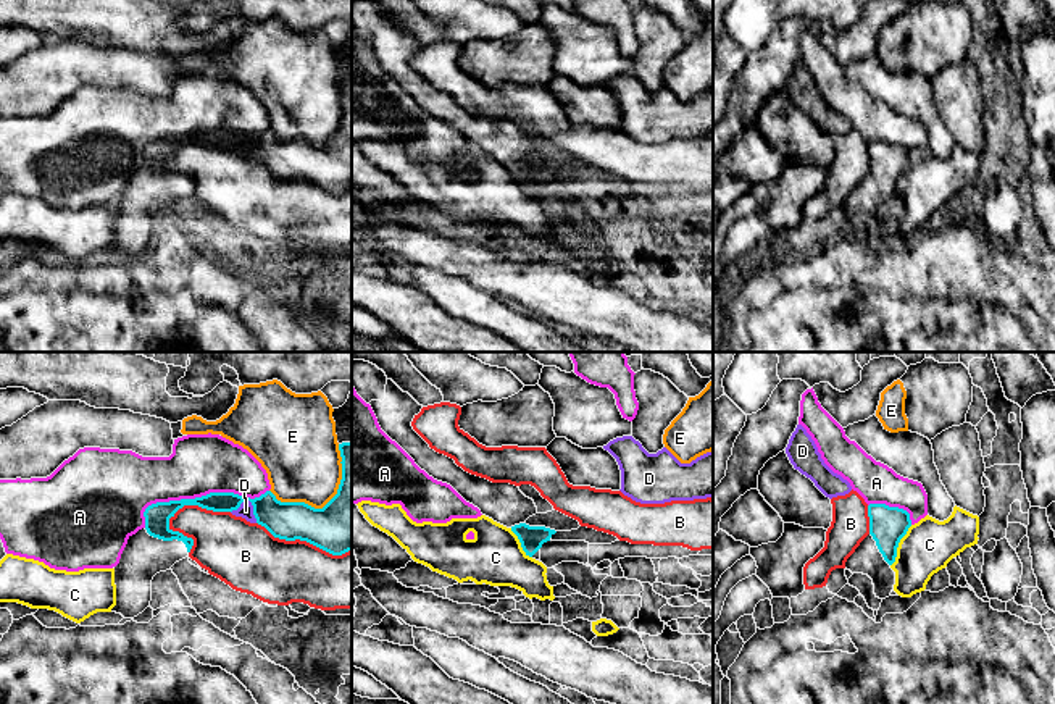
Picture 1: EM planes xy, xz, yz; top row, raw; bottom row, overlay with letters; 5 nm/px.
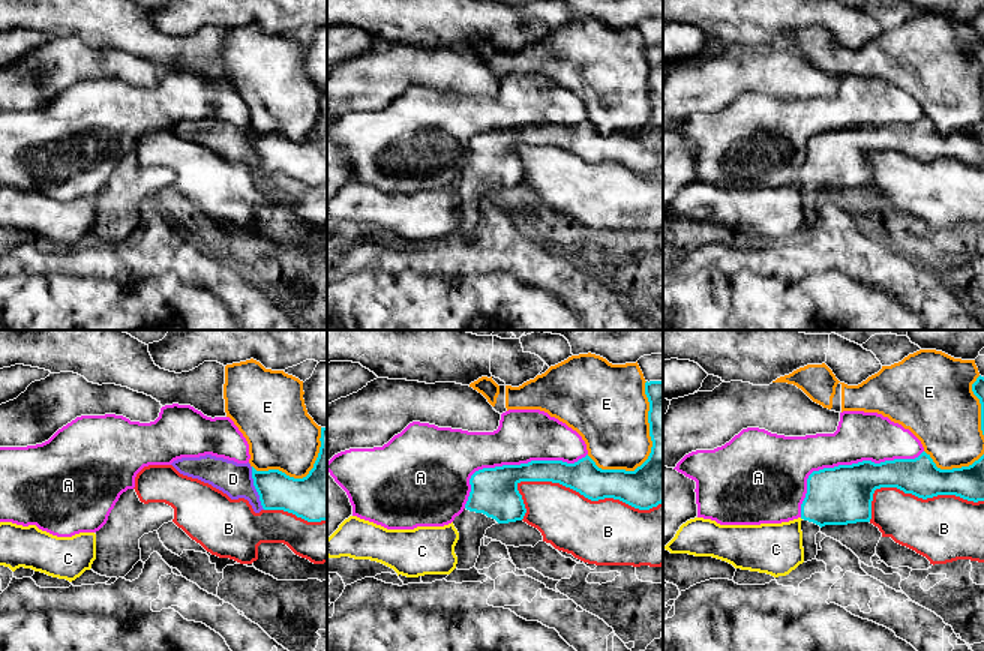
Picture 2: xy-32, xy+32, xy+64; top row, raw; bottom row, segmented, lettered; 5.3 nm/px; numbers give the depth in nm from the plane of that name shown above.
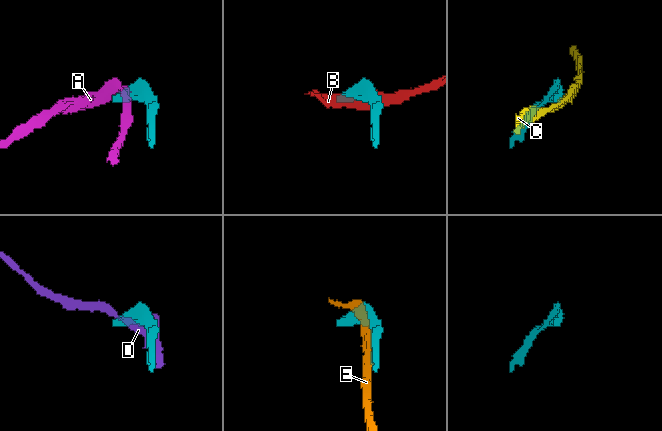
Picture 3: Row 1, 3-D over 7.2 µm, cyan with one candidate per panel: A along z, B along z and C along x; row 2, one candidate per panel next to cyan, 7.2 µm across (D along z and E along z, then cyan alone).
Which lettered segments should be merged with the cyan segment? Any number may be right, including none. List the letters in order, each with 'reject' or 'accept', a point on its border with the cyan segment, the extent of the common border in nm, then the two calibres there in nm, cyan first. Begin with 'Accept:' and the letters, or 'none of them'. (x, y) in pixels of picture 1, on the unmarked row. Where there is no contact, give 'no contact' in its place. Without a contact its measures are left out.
Accept: none of them
A: reject; meets cyan in xy at (197, 136); contact 650 nm long; 130 nm thick on the cyan side, 300 nm on the other
B: reject; meets cyan in xy at (194, 142); contact 320 nm long; 130 nm thick on the cyan side, 300 nm on the other
C: reject; meets cyan in yz at (897, 184); contact 240 nm long; 190 nm thick on the cyan side, 260 nm on the other
D: reject; meets cyan in xy at (250, 139); contact 150 nm long; 190 nm thick on the cyan side, 80 nm on the other
E: reject; meets cyan in xy at (328, 141); contact 420 nm long; 300 nm thick on the cyan side, 380 nm on the other

